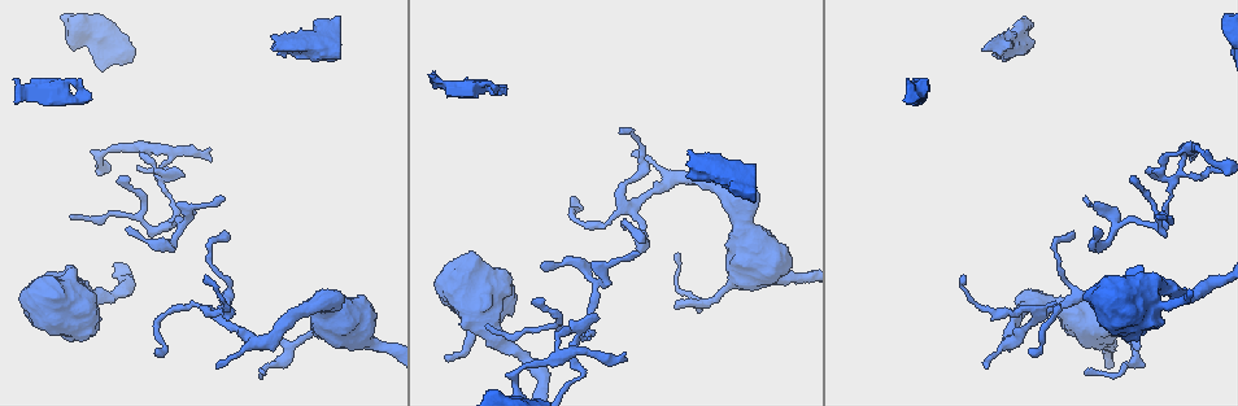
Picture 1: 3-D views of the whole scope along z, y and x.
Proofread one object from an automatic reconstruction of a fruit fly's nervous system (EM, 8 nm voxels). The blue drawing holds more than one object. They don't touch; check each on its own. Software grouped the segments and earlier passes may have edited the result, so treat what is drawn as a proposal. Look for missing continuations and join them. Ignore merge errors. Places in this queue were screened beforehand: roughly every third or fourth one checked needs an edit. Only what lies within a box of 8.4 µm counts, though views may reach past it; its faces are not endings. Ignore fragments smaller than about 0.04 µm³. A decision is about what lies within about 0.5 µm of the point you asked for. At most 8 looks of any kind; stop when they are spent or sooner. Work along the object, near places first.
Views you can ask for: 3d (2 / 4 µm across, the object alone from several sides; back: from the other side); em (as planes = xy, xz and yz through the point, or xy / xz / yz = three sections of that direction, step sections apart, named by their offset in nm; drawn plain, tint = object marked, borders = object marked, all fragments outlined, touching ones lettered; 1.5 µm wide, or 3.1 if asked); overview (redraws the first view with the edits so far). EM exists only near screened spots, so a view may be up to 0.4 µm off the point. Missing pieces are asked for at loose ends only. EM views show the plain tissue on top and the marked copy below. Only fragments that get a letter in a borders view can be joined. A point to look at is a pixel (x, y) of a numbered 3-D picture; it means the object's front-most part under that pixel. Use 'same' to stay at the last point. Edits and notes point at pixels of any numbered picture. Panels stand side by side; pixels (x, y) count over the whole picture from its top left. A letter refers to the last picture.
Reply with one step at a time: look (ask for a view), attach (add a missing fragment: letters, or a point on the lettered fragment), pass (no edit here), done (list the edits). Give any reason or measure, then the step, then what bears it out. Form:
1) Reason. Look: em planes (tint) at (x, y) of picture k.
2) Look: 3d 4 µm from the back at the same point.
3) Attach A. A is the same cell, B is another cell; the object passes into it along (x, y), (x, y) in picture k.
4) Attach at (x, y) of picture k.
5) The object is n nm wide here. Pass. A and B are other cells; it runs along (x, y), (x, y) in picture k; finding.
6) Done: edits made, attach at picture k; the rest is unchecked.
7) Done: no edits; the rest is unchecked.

Free end. Look: em planes (borders) at (640, 254) of picture 1.

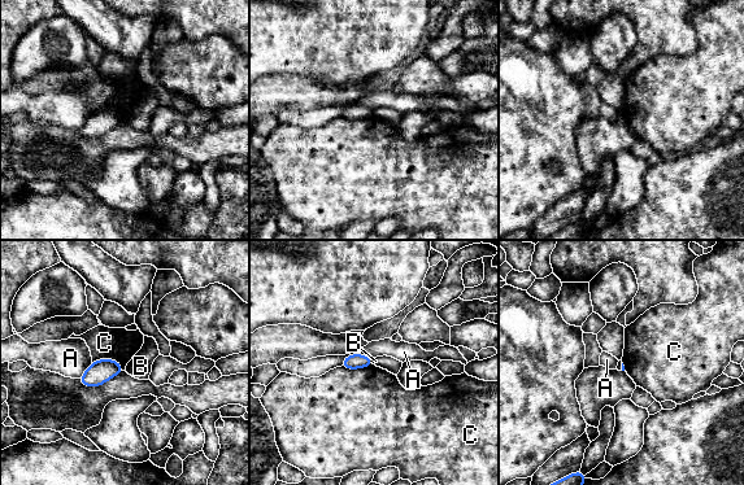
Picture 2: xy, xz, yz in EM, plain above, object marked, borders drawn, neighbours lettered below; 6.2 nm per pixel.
The longest contact is with A, 220 nm. Pass. A, B and C are other cells; a border runs along (92, 362), (112, 359), (124, 370) in picture 2; none of them fits.

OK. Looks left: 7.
Thin end. Look: 3d 2 µm at (623, 133) of picture 1.

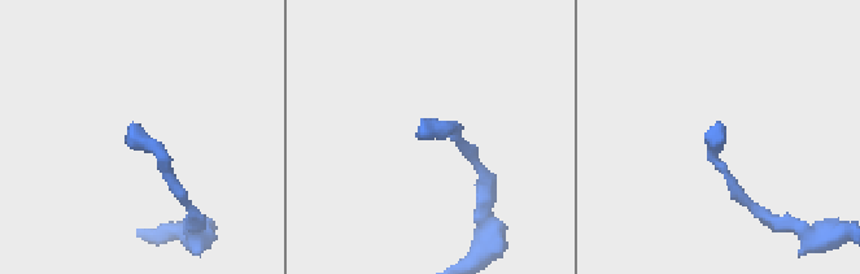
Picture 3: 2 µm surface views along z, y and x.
Look: em planes (borders) at (723, 125) of picture 3.

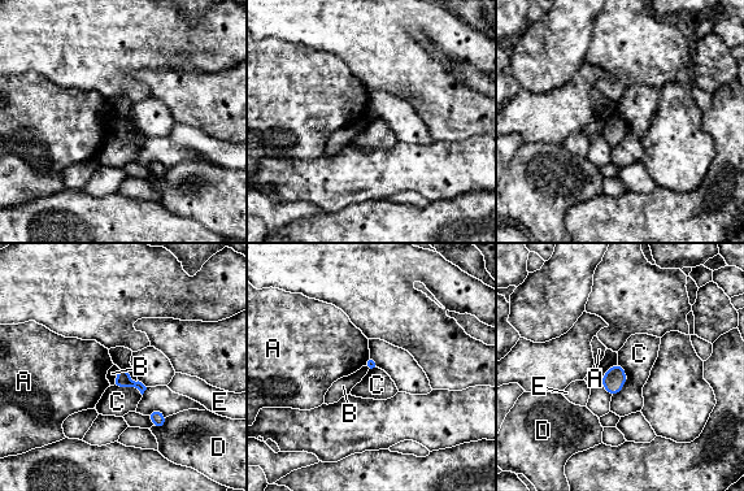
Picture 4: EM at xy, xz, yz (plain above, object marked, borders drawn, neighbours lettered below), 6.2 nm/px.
Pass. A, B, C, D and E are other cells; a border runs along (113, 385), (134, 386), (142, 395) in picture 4; no lettered fragment goes on from it.

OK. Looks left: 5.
Branch stops here. Look: 3d 4 µm at (217, 366) of picture 1.

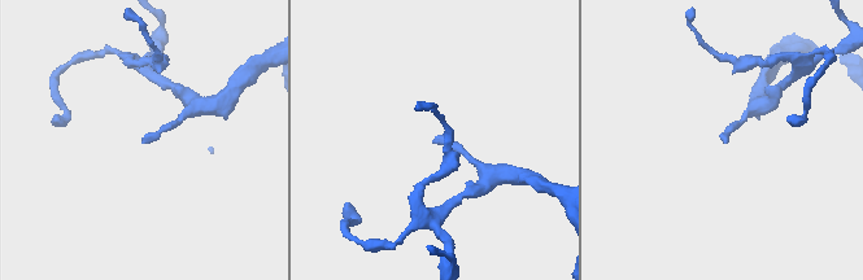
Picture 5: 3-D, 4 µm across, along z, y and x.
Shape alone is not enough. Look: em planes (tint) at (143, 138) of picture 5.

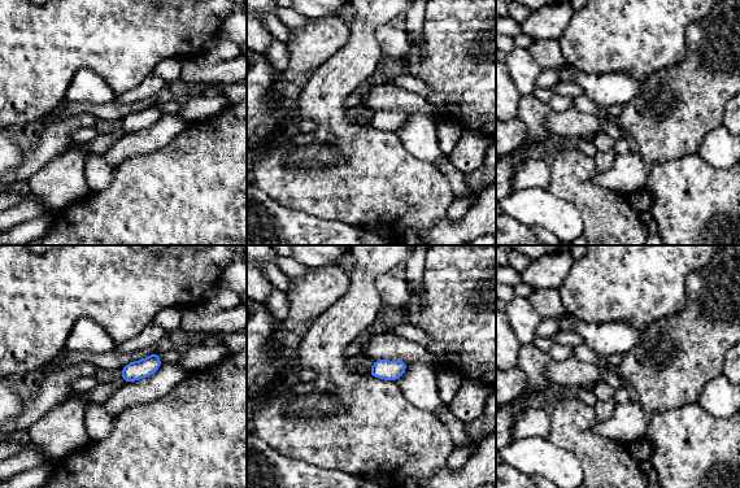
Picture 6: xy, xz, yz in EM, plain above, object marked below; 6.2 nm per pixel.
Look: em planes (borders) at the same point.

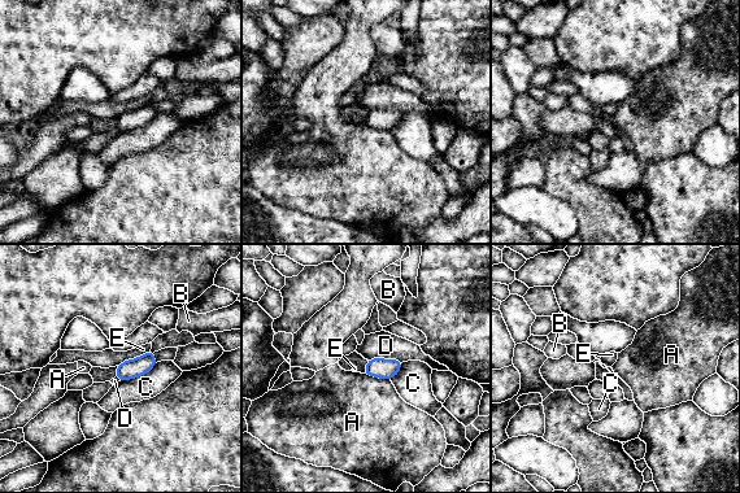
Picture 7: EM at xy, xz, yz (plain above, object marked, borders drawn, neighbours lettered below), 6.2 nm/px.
Pass. A, B, C, D and E are other cells; a border runs along (149, 350), (117, 366) in picture 7; no lettered fragment goes on from it.

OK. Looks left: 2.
Done: no edits; the rest is unchecked.

